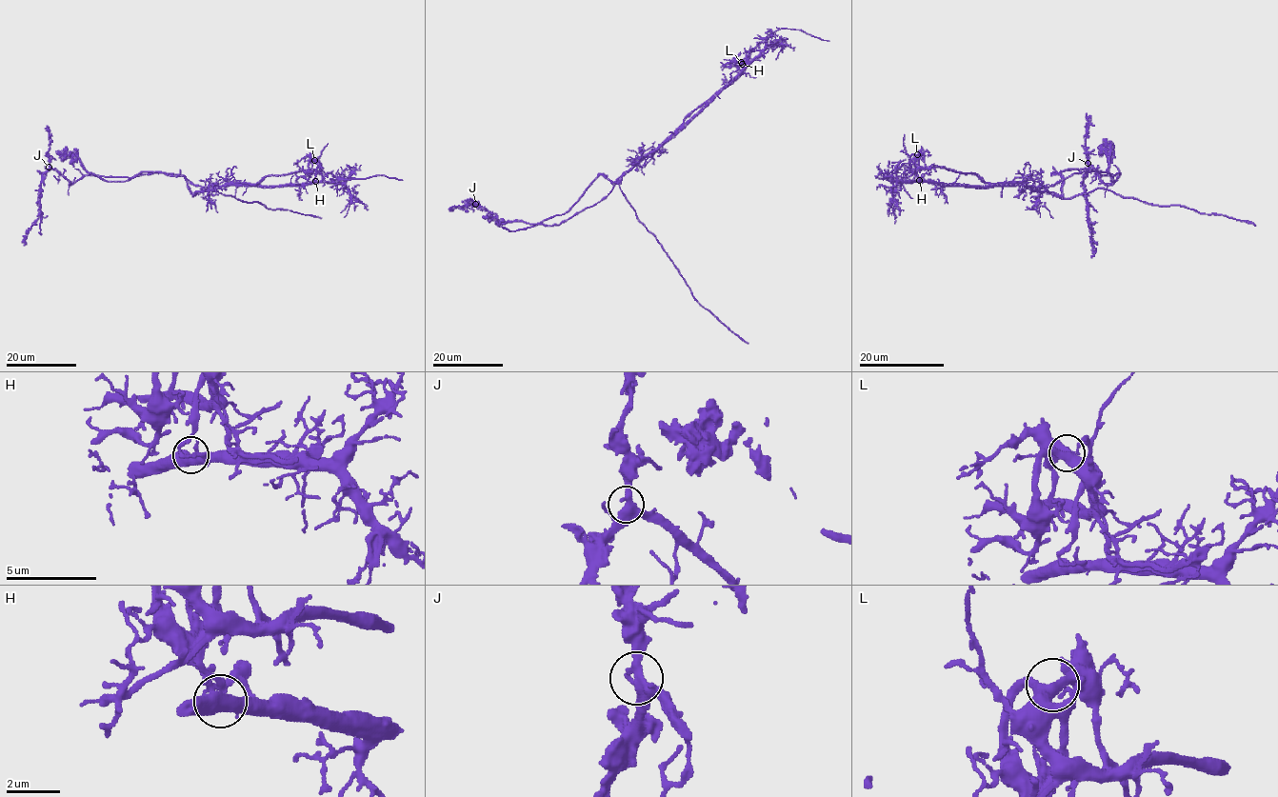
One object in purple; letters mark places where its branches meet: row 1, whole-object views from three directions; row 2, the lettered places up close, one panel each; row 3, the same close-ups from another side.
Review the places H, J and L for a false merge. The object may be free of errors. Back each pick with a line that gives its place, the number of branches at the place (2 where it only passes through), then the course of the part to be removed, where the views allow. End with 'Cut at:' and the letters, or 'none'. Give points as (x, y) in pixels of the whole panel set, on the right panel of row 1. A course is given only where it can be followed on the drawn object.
H: place (919, 180); branches 2; course (919, 180), (918, 163), (974, 172), (993, 184), (1054, 187), (1089, 170), (1113, 180), (1103, 144)
Cut at: H

